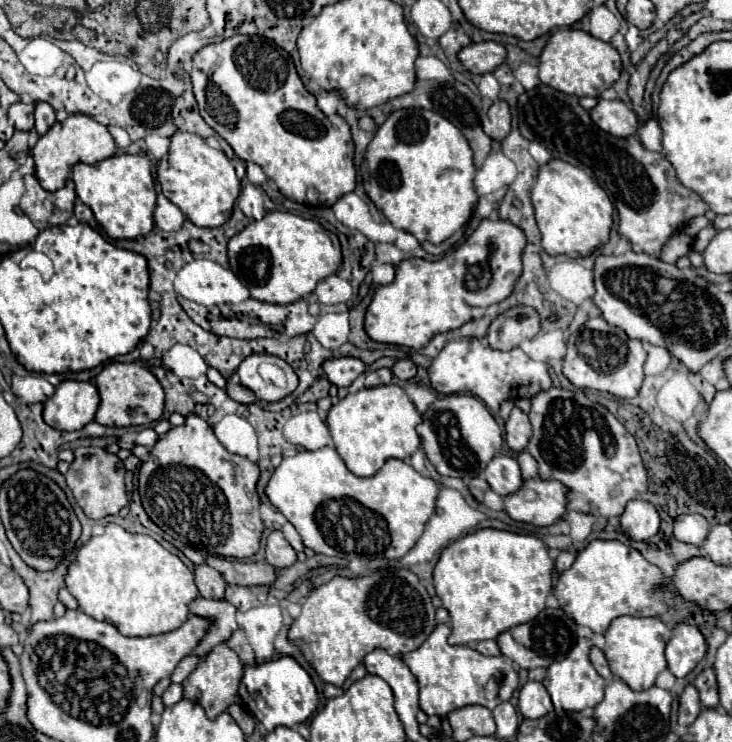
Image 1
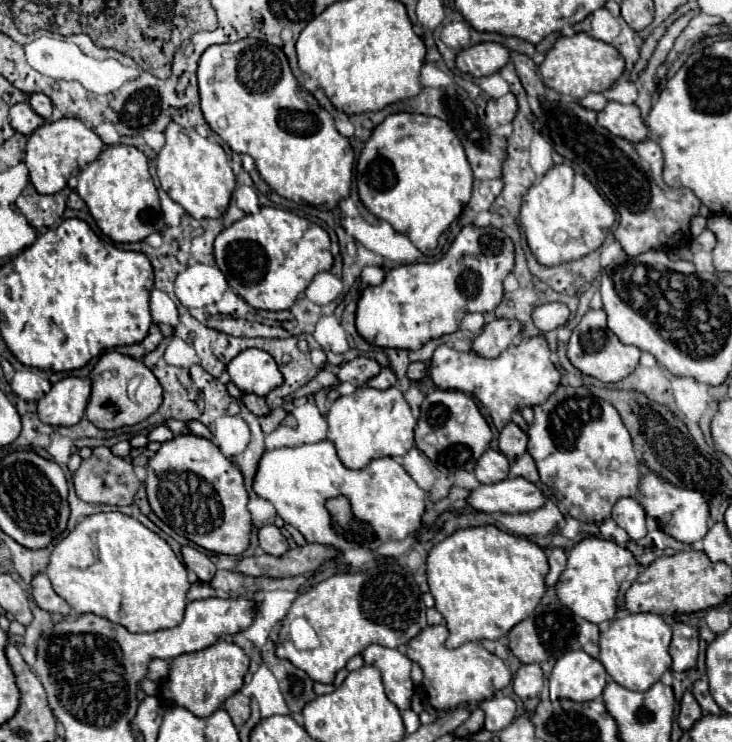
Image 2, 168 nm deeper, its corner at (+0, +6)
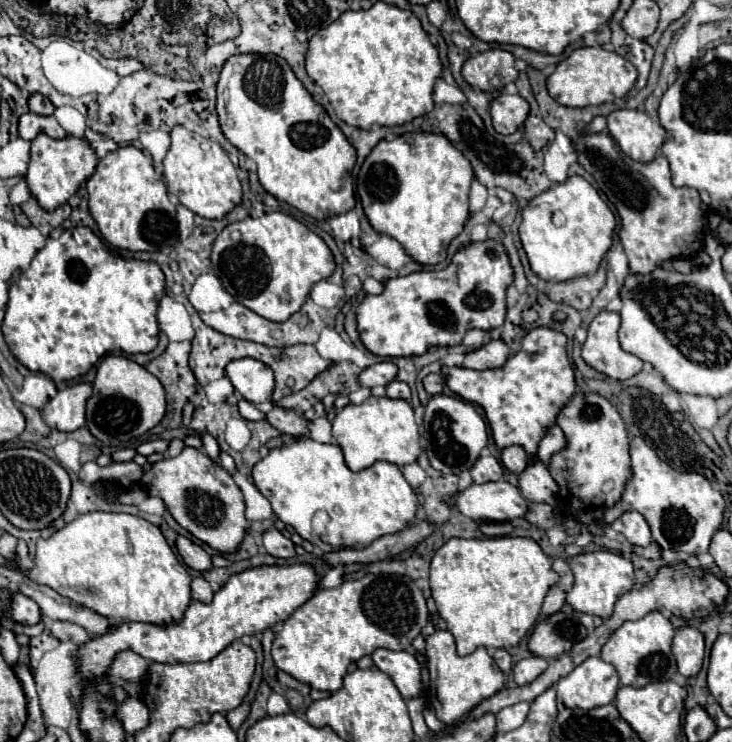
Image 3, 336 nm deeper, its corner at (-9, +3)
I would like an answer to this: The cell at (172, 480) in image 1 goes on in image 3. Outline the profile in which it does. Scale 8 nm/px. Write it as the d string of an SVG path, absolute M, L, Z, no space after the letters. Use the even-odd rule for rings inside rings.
M185 447L177 457L151 465L151 469L141 477L141 487L149 495L161 497L175 521L209 547L221 553L233 553L243 541L247 529L243 493L233 477L199 449Z

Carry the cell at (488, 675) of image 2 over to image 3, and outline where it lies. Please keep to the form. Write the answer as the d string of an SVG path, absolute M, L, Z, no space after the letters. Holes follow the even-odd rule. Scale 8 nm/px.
M437 629L427 637L427 659L429 659L429 703L437 711L437 719L451 725L463 719L483 699L493 697L505 687L505 675L497 669L495 661L485 647L479 647L471 655L459 657L455 651L455 639L449 631Z

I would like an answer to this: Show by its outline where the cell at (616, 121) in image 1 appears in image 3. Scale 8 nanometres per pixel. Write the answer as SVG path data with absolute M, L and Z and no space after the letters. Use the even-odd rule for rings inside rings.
M621 109L609 113L607 129L619 143L621 151L639 163L655 159L667 139L667 131L641 109Z

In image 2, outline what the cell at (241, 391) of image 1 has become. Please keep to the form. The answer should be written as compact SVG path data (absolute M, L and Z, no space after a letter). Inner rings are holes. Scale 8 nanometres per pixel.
M244 392L242 394L242 402L244 402L244 406L250 410L250 412L254 412L254 414L268 414L268 404L264 402L264 398L260 398L260 396L256 396L256 394L248 394L248 392Z

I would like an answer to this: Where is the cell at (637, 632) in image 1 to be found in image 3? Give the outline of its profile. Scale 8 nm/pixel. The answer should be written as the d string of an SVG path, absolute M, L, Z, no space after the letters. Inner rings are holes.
M651 611L645 617L637 621L625 621L603 645L601 649L601 659L611 663L623 685L629 687L645 687L655 681L667 681L673 677L677 671L675 657L671 653L671 641L673 641L673 625L667 617L663 617L659 611ZM649 669L651 669L651 679L649 679Z

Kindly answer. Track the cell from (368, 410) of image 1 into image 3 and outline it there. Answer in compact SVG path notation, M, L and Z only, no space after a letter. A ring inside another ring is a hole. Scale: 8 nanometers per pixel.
M369 397L361 405L343 407L333 419L333 437L343 449L345 463L351 471L361 471L375 461L389 461L399 467L413 463L419 453L419 427L413 409L407 401L393 401L389 397Z

